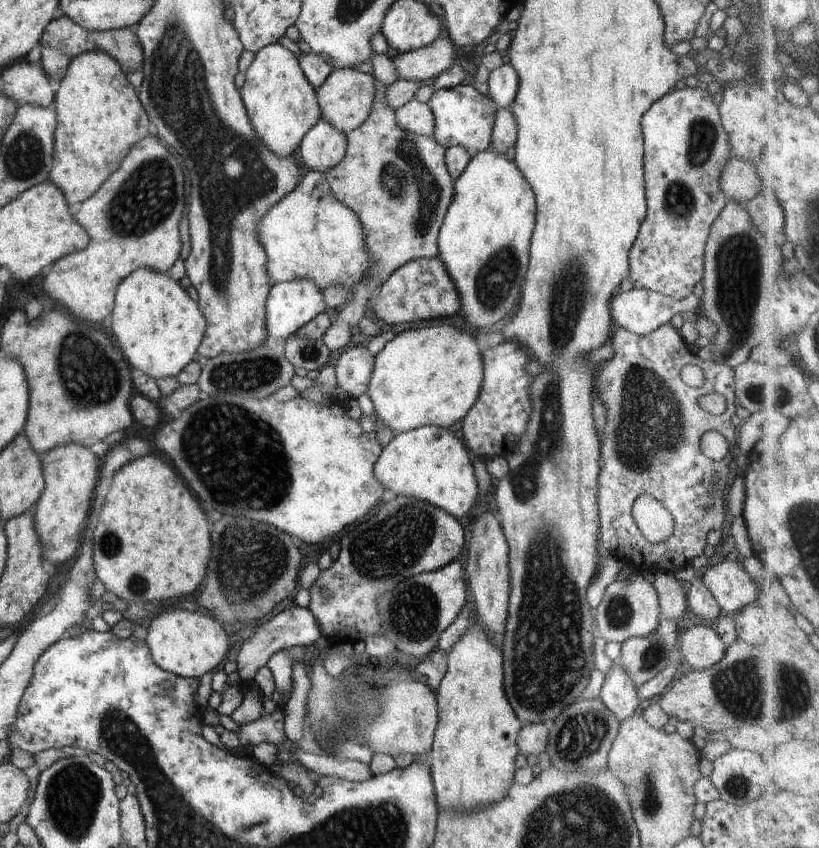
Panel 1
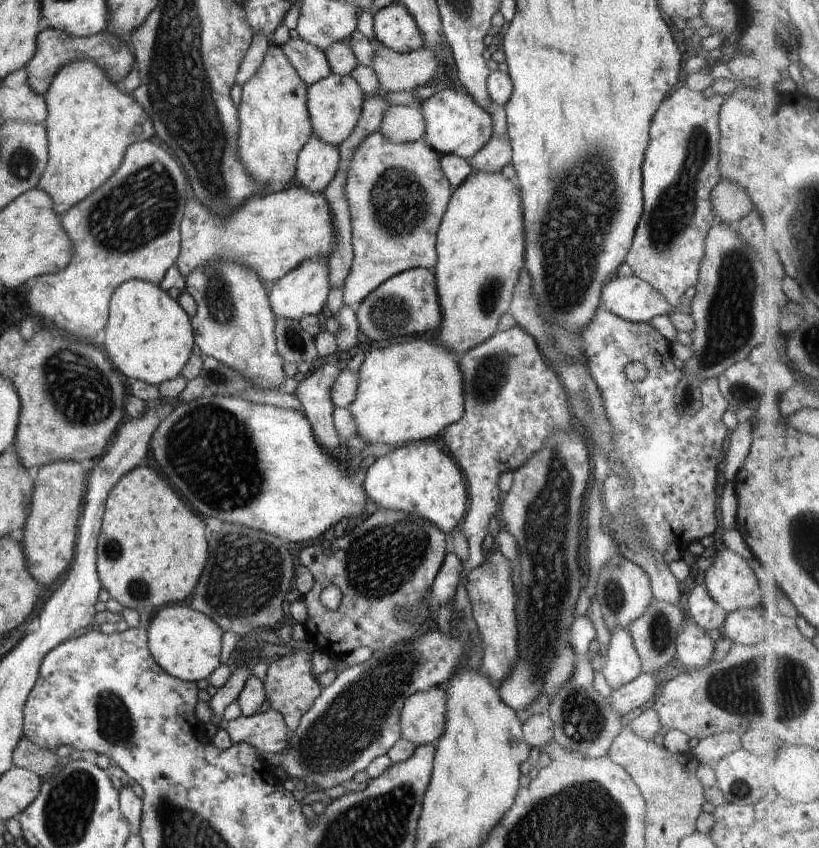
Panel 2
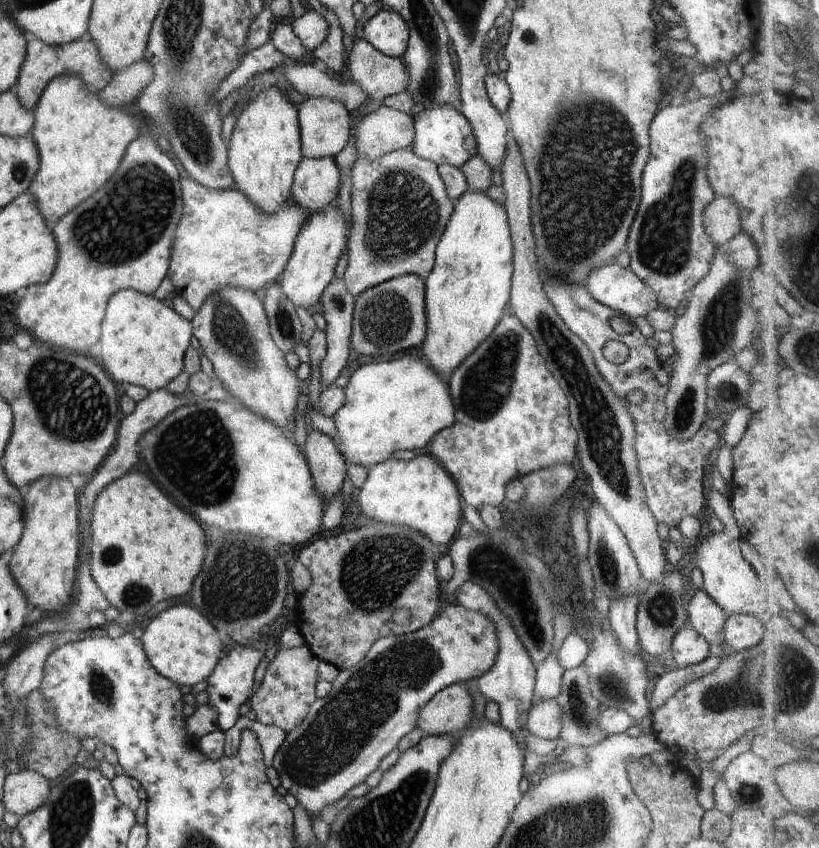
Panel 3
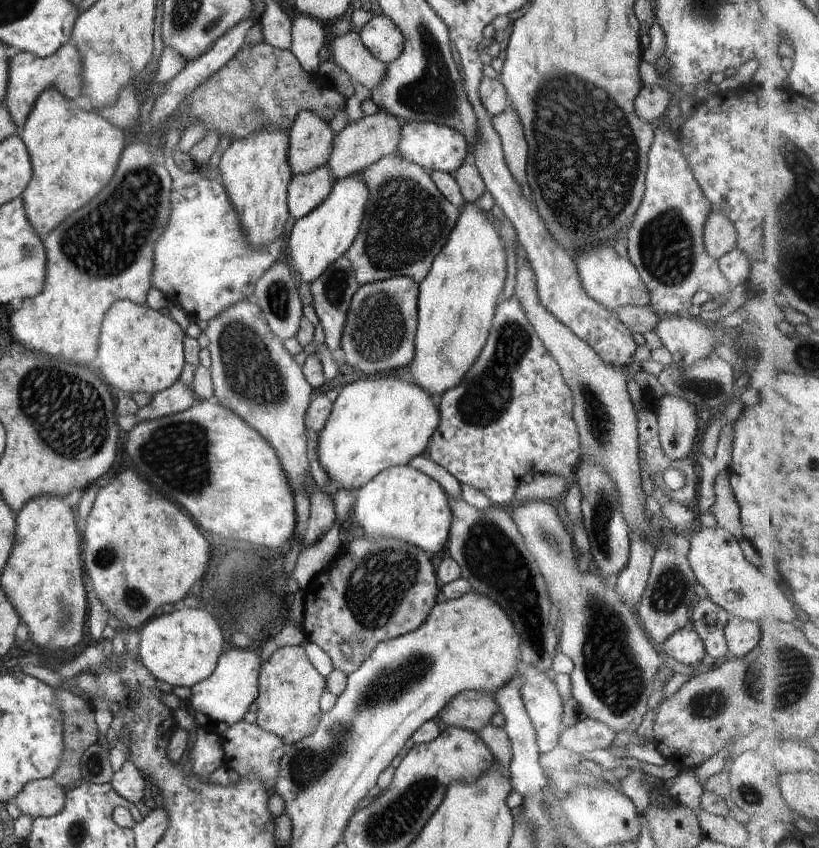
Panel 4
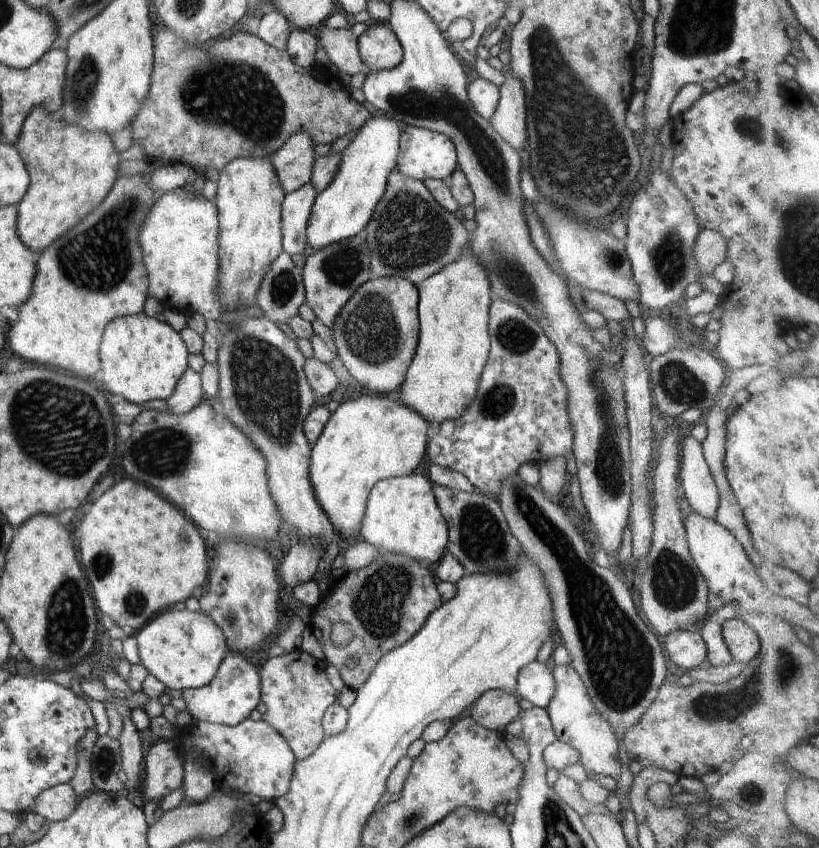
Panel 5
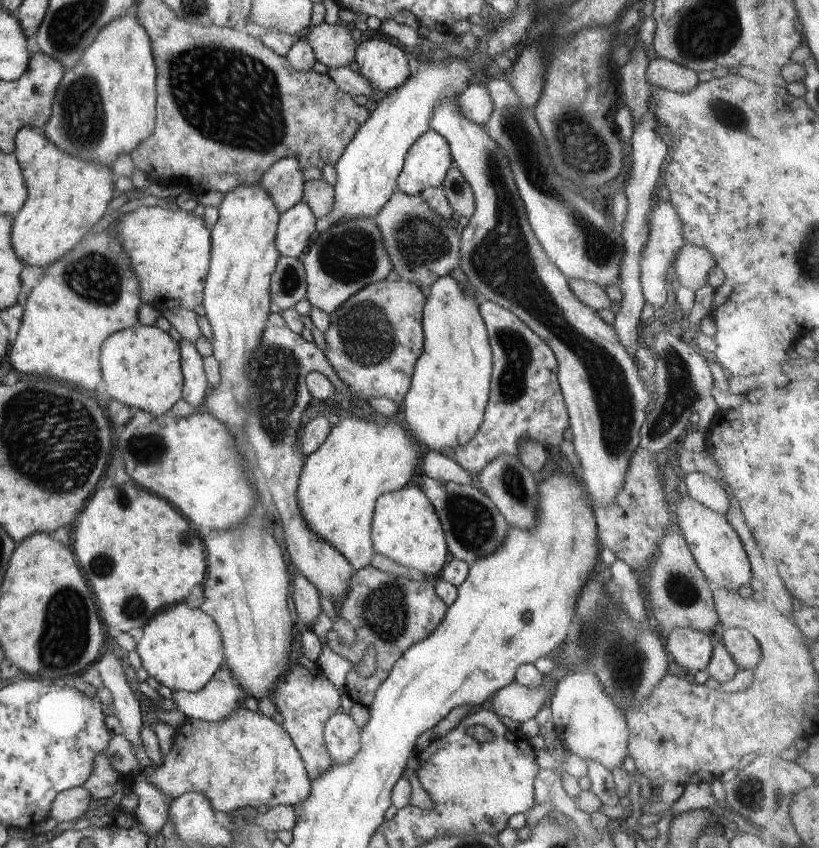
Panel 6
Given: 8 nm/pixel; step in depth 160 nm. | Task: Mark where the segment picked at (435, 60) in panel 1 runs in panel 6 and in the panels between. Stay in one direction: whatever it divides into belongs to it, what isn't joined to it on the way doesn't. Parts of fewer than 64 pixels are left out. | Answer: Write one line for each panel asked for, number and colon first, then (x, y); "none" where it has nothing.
2: (396, 72)
3: (379, 75)
4: (347, 51)
5: (341, 46)
6: (334, 45)

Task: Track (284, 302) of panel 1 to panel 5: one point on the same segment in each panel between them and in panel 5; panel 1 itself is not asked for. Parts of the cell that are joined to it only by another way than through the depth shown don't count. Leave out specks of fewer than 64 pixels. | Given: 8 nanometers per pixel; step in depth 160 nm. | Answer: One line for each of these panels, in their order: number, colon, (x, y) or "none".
2: (303, 292)
3: (320, 242)
4: (313, 242)
5: (343, 210)

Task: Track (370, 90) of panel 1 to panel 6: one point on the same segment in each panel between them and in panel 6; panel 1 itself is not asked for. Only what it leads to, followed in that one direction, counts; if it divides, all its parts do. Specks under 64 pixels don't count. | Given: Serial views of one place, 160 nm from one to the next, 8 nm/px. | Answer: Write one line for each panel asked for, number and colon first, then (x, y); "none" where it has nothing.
2: (334, 103)
3: (324, 123)
4: (310, 138)
5: (294, 162)
6: (283, 181)

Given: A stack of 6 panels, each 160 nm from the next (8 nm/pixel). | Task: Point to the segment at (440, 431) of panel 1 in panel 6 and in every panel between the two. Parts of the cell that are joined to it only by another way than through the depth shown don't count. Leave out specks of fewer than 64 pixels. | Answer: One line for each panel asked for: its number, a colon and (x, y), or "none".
2: (419, 478)
3: (419, 493)
4: (402, 503)
5: (402, 516)
6: (405, 527)

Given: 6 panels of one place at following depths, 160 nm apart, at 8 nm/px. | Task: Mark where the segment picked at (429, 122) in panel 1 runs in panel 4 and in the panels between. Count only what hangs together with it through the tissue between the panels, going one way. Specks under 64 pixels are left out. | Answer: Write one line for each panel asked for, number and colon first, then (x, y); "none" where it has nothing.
2: (401, 123)
3: (385, 130)
4: (360, 144)

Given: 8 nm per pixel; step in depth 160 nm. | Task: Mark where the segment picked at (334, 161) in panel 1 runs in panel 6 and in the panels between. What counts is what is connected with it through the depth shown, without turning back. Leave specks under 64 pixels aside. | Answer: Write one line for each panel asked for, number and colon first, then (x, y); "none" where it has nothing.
2: (317, 162)
3: (316, 183)
4: (306, 192)
5: (297, 206)
6: (295, 227)

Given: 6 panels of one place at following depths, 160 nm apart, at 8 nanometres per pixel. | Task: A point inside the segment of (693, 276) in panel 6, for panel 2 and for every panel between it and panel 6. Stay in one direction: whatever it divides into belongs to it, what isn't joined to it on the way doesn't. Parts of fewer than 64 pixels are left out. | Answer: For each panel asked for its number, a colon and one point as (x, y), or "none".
2: (731, 202)
3: (722, 222)
4: (719, 236)
5: (710, 249)

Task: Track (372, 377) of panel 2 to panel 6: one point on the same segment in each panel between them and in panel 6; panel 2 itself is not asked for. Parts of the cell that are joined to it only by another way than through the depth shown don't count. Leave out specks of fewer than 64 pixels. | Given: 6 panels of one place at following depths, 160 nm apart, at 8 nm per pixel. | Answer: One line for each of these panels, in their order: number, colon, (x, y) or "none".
3: (400, 404)
4: (379, 422)
5: (365, 440)
6: (361, 460)

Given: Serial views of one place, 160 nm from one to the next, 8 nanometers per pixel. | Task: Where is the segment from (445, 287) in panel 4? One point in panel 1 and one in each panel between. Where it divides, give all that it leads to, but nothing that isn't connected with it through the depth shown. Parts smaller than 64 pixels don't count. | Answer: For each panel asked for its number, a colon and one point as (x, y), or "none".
1: (483, 242)
2: (480, 243)
3: (467, 292)

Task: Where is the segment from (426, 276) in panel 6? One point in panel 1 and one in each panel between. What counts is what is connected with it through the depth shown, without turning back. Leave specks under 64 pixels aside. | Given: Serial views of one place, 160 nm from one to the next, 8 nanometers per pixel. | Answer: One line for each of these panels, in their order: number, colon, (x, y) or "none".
1: (396, 182)
2: (397, 194)
3: (400, 207)
4: (407, 221)
5: (410, 235)

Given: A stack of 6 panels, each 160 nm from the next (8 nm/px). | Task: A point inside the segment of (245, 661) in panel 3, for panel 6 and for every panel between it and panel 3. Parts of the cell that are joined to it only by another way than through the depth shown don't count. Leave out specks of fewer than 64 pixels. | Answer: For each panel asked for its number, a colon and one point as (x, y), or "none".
4: (224, 697)
5: (229, 699)
6: (221, 696)

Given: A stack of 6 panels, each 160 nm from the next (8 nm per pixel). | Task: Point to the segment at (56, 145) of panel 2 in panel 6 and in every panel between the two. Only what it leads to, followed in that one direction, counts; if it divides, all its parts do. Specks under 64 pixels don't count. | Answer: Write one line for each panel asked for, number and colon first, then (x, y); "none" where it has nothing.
3: (80, 142)
4: (74, 153)
5: (71, 170)
6: (66, 196)

